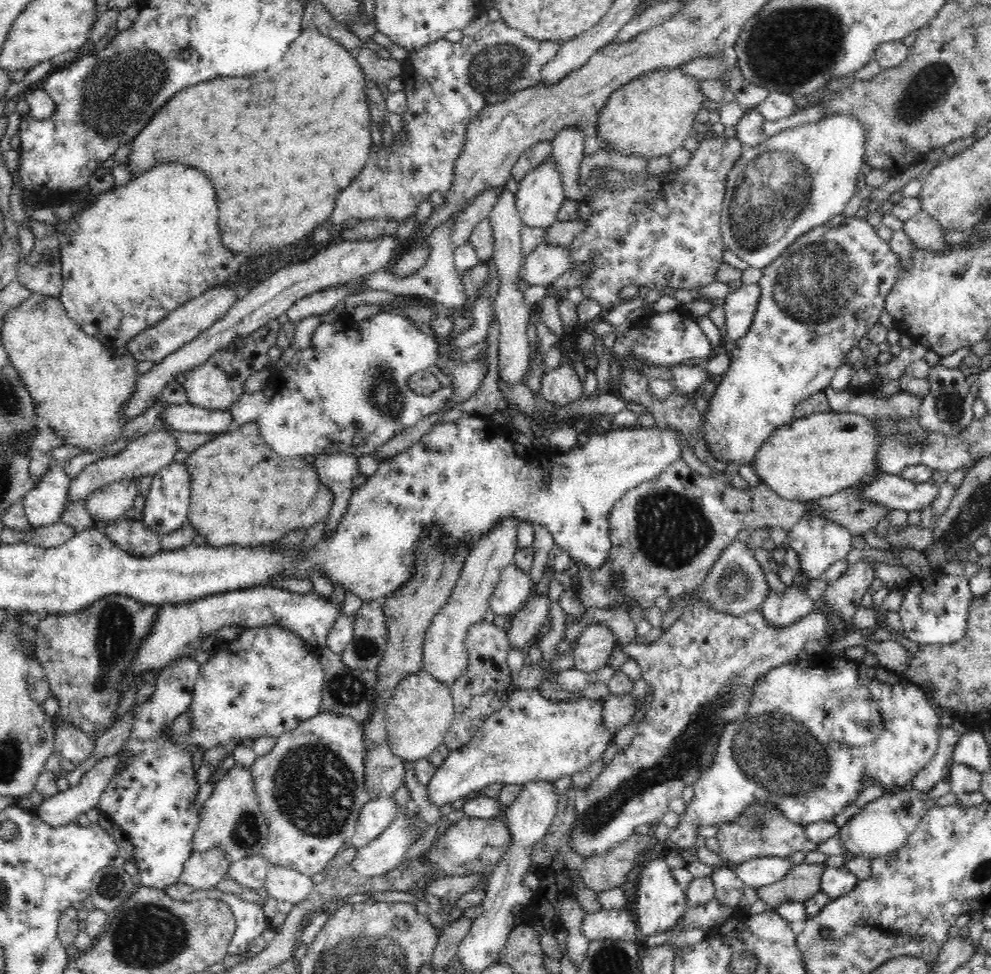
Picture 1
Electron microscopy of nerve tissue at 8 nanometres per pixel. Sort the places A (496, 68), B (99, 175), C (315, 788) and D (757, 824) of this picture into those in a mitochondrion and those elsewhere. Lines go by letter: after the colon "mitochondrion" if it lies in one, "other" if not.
A: mitochondrion
B: other
C: mitochondrion
D: mitochondrion

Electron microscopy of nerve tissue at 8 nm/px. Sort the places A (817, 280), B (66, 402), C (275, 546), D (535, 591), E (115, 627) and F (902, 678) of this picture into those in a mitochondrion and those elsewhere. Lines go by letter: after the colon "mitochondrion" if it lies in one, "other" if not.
A: mitochondrion
B: other
C: other
D: other
E: mitochondrion
F: other

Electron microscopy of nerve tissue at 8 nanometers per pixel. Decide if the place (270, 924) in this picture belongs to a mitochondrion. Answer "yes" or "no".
no

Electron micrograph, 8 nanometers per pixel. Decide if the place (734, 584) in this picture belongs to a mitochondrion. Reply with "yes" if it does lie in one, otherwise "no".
yes

